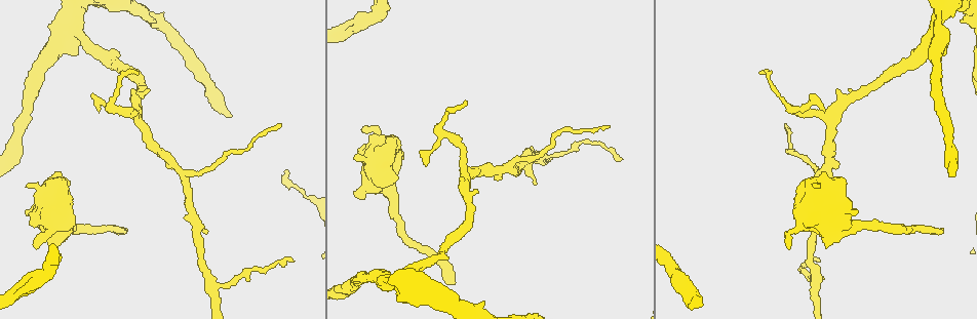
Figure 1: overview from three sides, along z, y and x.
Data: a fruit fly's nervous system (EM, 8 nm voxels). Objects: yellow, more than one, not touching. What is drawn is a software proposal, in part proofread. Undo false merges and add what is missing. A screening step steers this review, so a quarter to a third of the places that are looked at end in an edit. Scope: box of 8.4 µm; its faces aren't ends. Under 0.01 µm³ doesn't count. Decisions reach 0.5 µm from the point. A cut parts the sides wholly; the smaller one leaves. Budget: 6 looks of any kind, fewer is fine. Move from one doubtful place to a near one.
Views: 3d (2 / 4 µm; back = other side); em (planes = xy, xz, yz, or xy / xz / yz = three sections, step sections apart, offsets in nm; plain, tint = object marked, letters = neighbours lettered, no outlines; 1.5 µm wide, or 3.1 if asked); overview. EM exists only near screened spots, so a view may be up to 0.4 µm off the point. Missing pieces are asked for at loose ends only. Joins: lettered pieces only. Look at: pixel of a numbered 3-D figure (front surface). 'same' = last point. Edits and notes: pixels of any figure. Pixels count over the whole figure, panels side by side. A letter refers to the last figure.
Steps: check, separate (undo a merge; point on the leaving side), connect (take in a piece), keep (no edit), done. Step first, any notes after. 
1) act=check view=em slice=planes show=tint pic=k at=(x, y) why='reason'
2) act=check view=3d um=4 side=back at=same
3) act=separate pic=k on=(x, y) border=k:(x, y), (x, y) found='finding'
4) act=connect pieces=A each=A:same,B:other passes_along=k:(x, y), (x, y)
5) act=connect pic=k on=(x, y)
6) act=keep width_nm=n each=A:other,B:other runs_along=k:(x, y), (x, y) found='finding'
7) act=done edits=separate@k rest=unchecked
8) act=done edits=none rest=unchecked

act=check view=em slice=planes show=tint pic=1 at=(943, 228) why='end of a long branch'

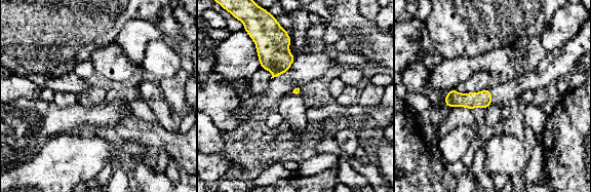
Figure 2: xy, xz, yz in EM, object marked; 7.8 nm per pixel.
act=check view=em slice=planes show=letters at=same

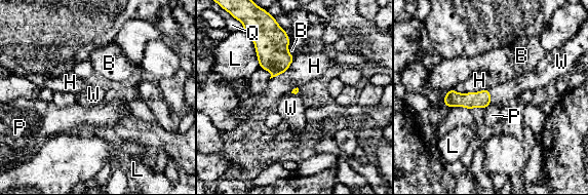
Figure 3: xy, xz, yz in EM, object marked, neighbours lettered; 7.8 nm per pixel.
act=connect pic=3 on=(506, 93) each=B:other,H:other,L:other,P:other,Q:other,W:same passes_along=3:(481, 99), (490, 96), (506, 93) found='the cell continues'

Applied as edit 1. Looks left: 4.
act=check view=overview why='redraw'

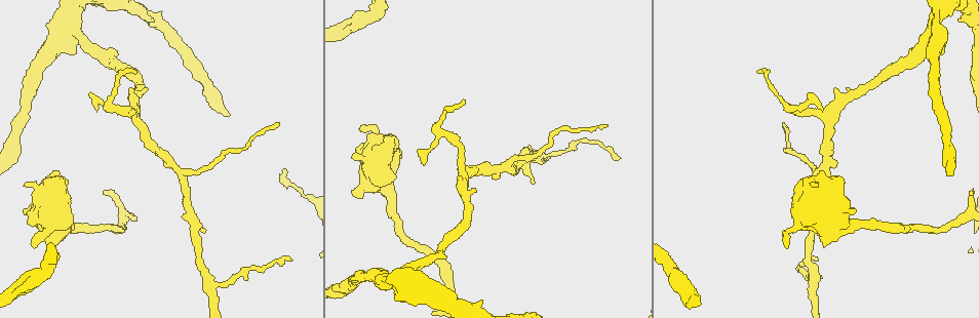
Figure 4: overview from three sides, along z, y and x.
act=check view=em slice=planes show=plain pic=4 at=(354, 154) why='an open end'

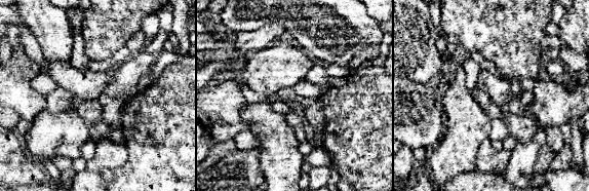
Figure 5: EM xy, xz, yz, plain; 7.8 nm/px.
act=check view=em slice=planes show=letters at=same why='what lies round it'

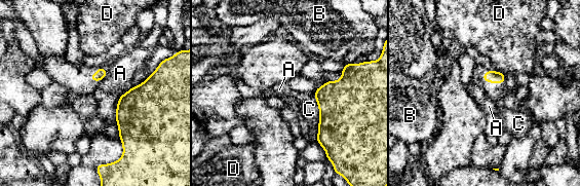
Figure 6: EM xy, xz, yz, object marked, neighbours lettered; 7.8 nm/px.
act=keep each=A:other,B:other,C:other,D:other border=6:(106, 69), (106, 75), (100, 81) found='none of them fits'

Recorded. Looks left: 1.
act=check view=em slice=planes show=letters pic=4 at=(825, 244) why='thick end'

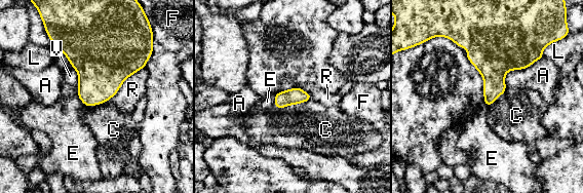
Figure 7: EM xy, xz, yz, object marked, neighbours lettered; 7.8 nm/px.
act=keep longest_contact=R:380nm each=A:other,C:other,E:other,F:other,L:other,R:other,V:other found='no lettered piece goes on from it'

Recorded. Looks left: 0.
act=done edits=connect@3 rest=unchecked

